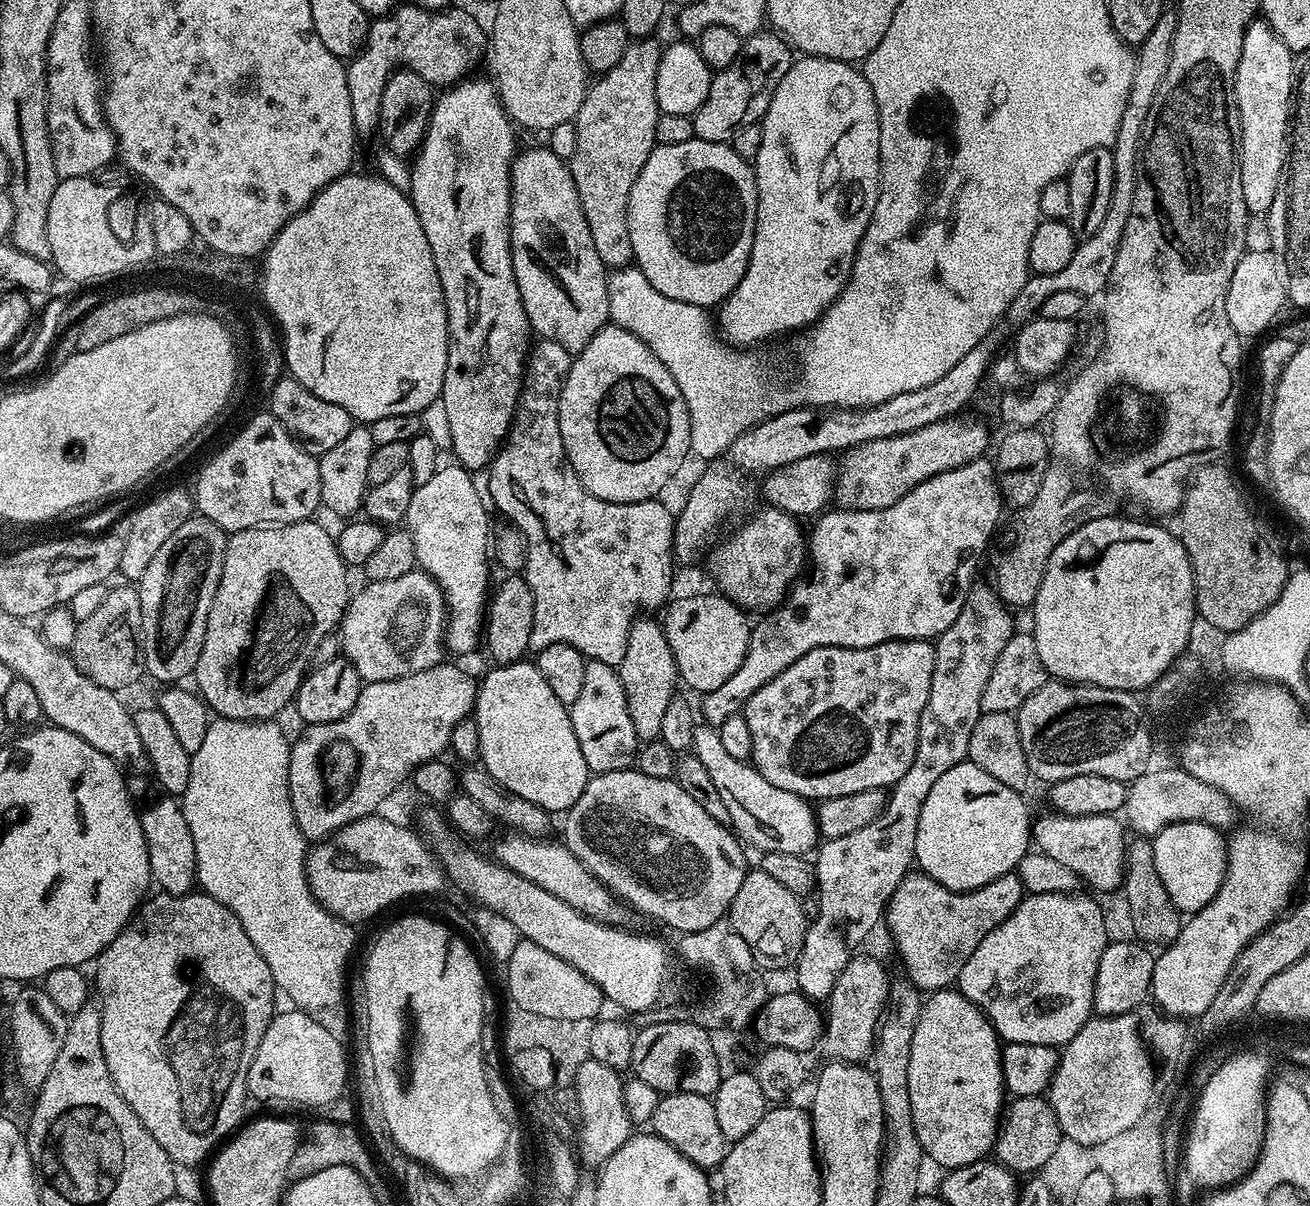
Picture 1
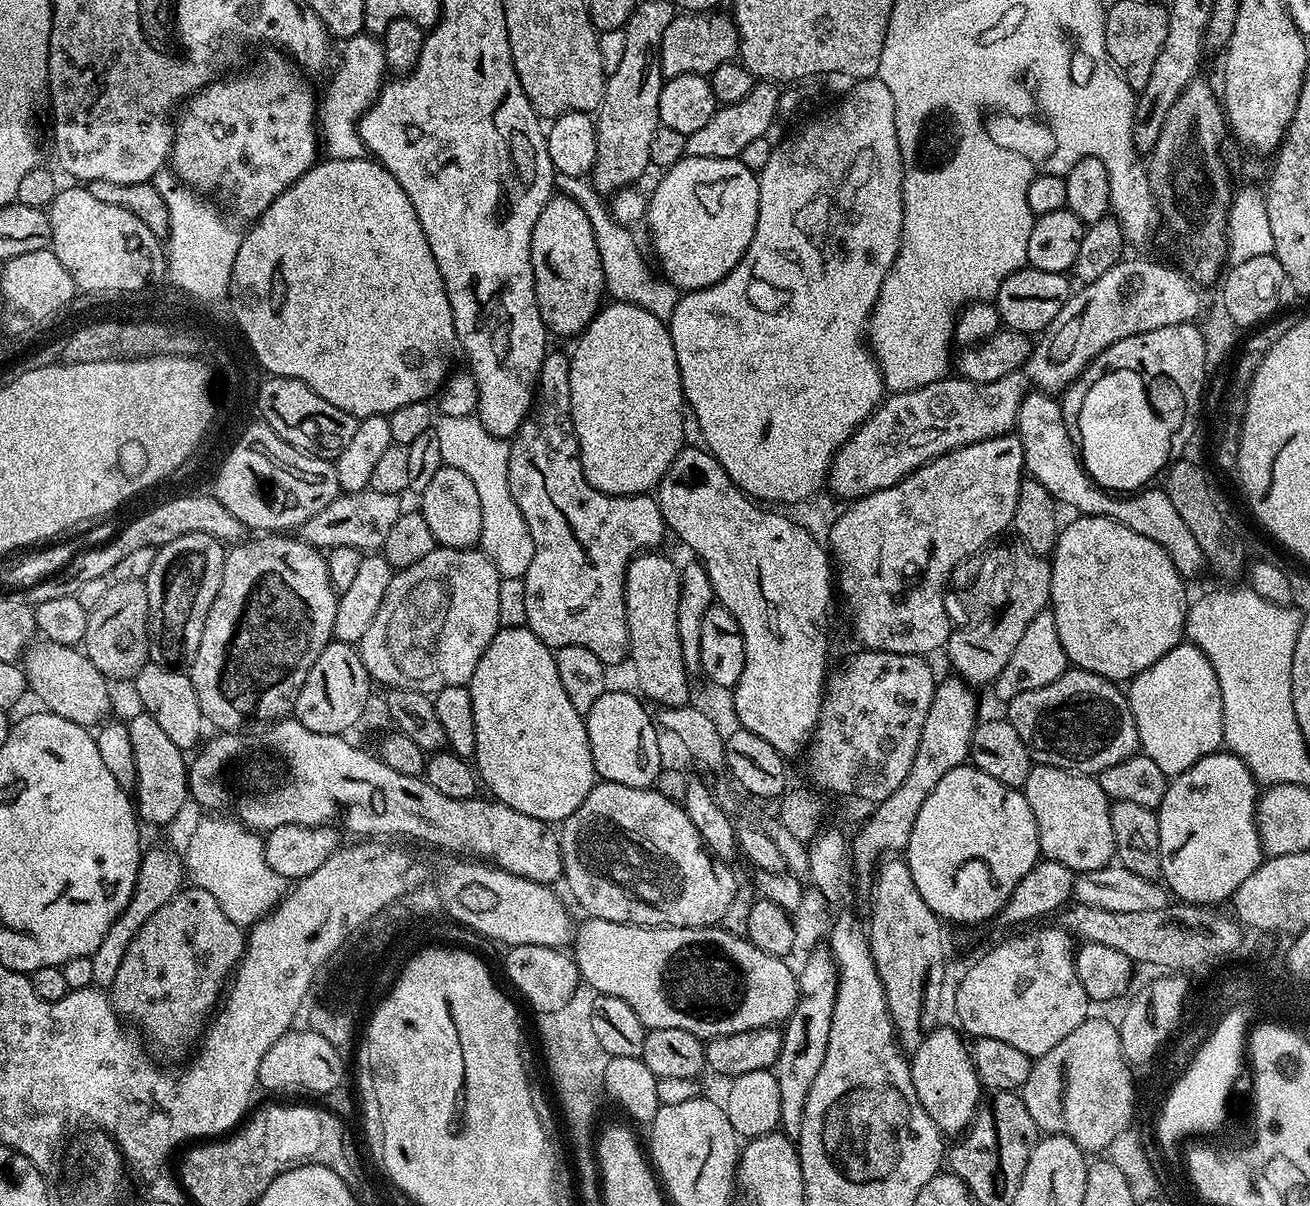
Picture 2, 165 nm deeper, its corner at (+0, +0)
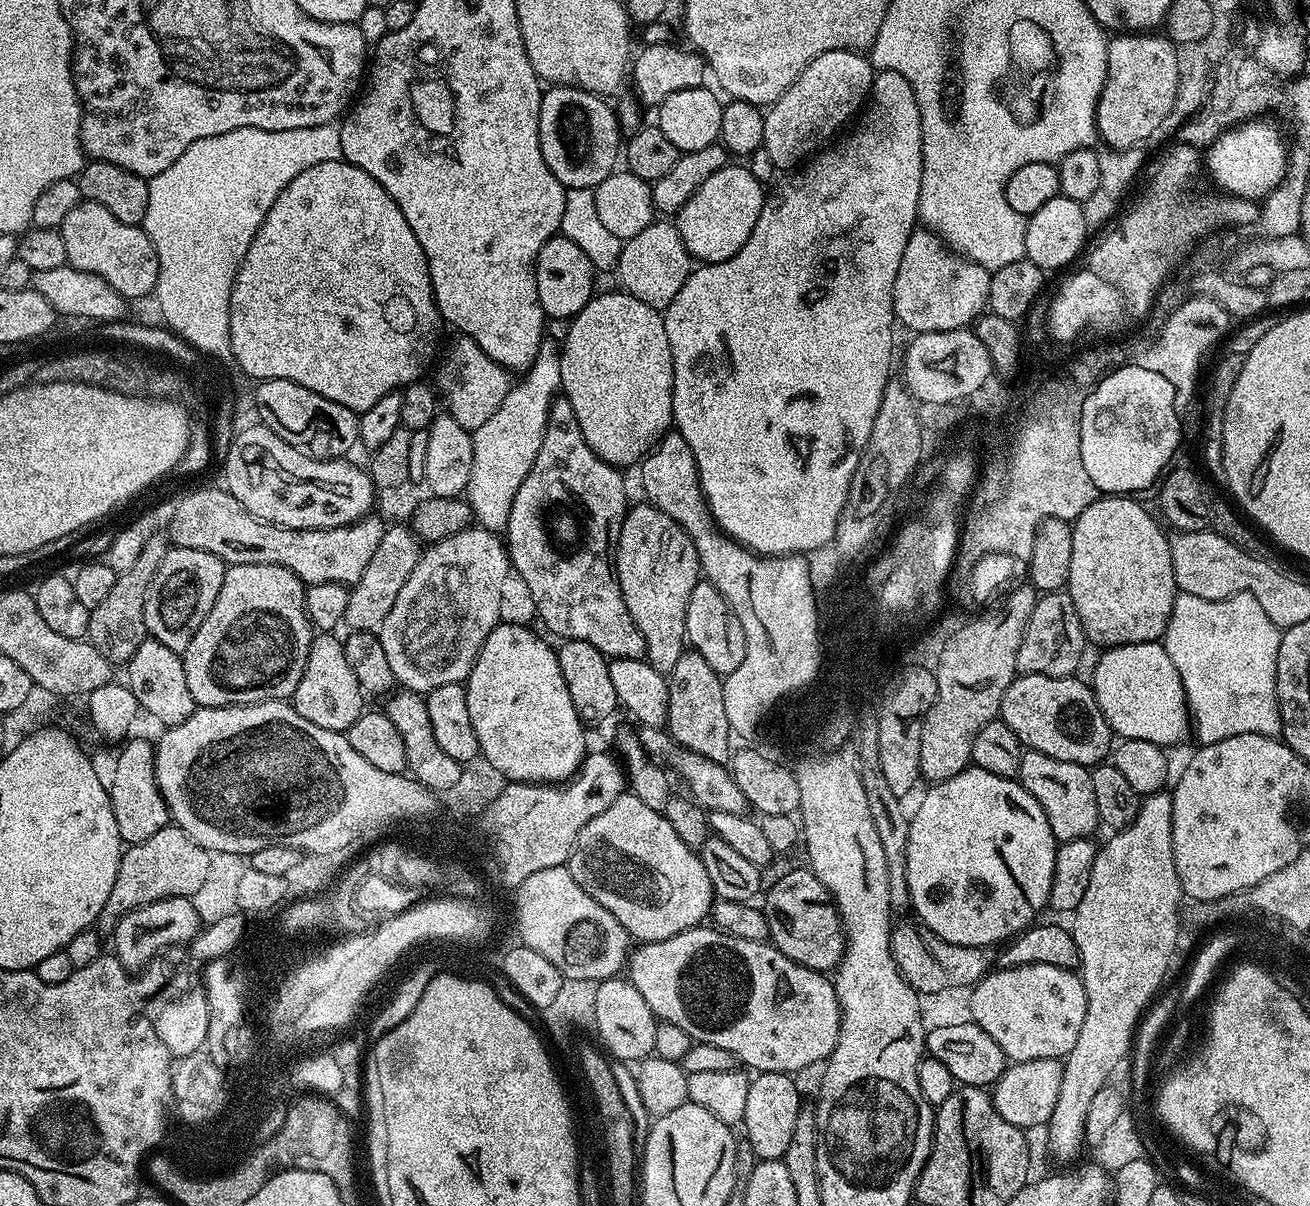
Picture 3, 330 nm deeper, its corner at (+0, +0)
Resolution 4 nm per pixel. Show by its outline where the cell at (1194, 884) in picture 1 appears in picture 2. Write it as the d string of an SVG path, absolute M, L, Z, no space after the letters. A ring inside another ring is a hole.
M1227 750L1211 752L1206 758L1194 762L1194 766L1190 766L1190 770L1186 770L1180 776L1171 777L1166 794L1158 809L1158 838L1160 839L1160 874L1169 893L1177 901L1195 906L1220 906L1218 904L1222 903L1223 900L1224 903L1231 901L1233 894L1238 890L1238 886L1242 886L1242 882L1246 882L1246 878L1250 878L1250 874L1254 874L1254 870L1262 863L1260 835L1256 829L1257 799L1258 781L1253 778L1252 771L1242 763L1239 756L1235 756Z

